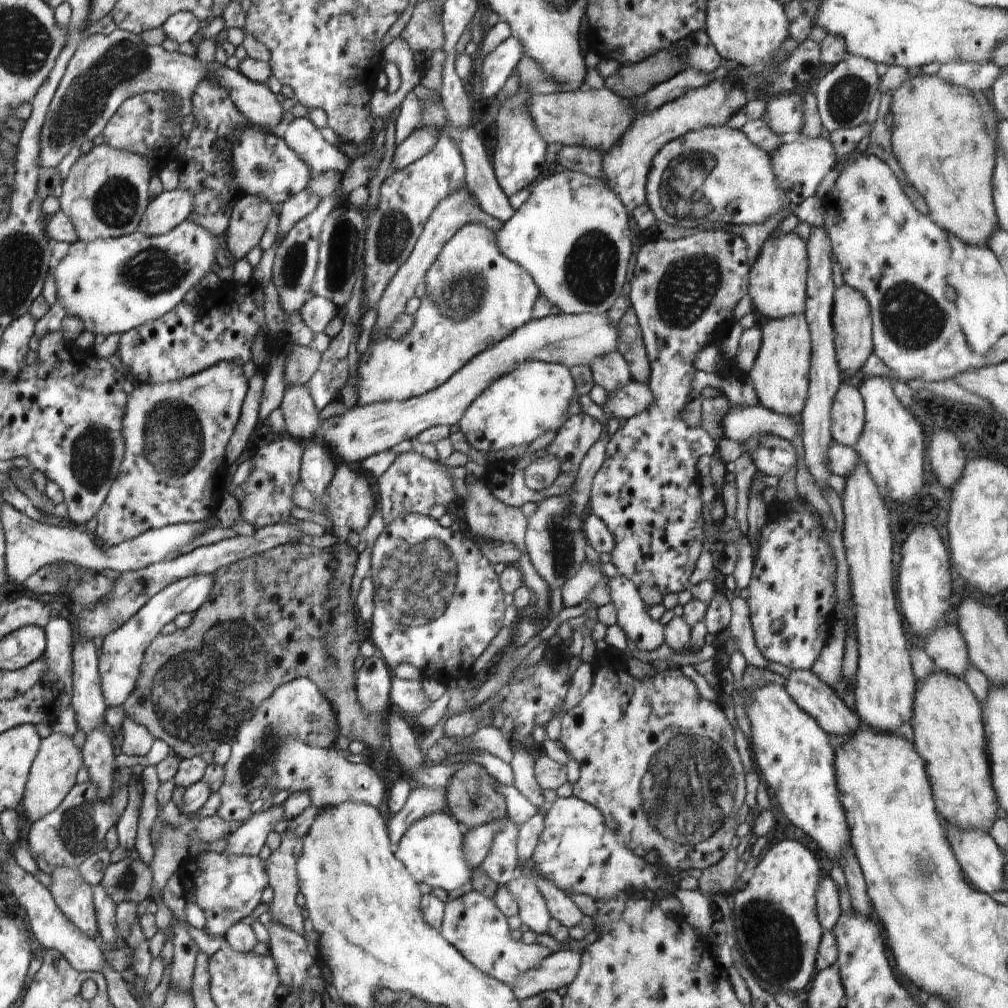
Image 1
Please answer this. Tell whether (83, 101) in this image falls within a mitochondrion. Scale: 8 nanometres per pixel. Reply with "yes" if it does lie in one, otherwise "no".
yes

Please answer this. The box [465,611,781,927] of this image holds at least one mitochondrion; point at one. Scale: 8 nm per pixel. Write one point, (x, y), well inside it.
(687, 776)

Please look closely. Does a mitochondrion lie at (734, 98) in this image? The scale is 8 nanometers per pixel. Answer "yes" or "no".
no

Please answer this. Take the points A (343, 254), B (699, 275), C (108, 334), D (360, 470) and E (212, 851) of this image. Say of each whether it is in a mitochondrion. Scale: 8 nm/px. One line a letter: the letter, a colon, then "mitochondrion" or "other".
A: mitochondrion
B: mitochondrion
C: other
D: other
E: other

